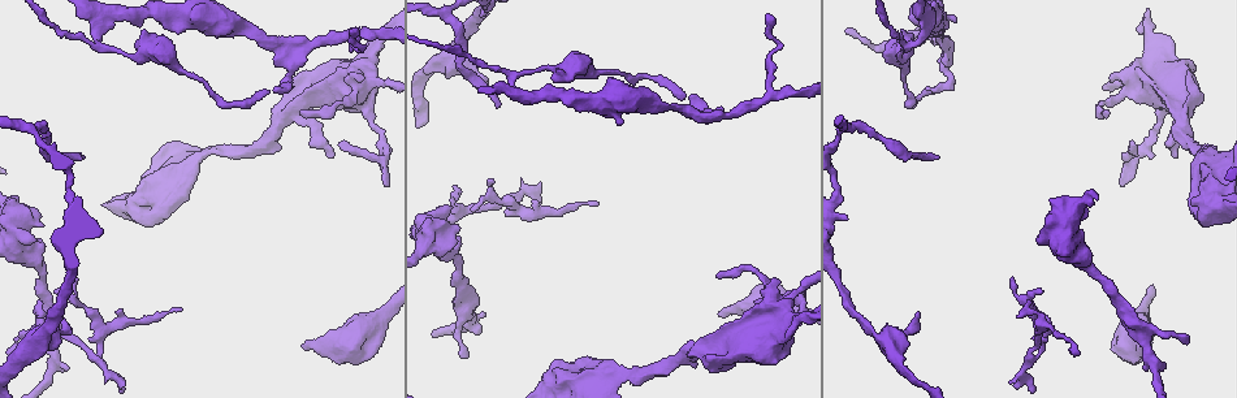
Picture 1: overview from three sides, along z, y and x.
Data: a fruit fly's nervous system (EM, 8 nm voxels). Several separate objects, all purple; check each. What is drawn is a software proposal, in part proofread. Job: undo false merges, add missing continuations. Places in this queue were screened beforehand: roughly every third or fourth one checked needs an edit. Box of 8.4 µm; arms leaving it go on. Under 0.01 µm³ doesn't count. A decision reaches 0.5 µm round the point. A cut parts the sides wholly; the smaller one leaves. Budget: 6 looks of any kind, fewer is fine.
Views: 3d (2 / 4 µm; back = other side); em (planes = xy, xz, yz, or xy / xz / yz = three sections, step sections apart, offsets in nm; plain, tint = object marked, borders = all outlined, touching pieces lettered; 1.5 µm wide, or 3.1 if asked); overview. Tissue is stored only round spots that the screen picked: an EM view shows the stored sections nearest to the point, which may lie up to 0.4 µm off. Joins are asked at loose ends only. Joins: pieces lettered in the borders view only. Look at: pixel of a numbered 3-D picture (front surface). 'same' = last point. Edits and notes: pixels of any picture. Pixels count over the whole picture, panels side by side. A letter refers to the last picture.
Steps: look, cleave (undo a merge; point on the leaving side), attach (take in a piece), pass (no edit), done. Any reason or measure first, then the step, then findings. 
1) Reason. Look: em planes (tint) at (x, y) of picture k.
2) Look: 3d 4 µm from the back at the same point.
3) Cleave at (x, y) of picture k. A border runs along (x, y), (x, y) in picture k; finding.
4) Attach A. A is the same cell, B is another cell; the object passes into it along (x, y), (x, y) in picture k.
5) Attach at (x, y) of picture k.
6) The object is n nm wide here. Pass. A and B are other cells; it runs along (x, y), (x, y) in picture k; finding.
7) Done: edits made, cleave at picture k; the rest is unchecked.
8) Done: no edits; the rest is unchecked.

Tapers out. Look: 3d 2 µm at (456, 189) of picture 1.

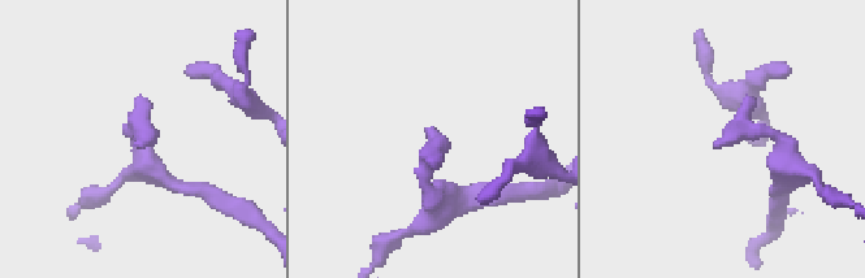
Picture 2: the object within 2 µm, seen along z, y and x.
Look: em yz step 4 (tint) at (137, 147) of picture 2.

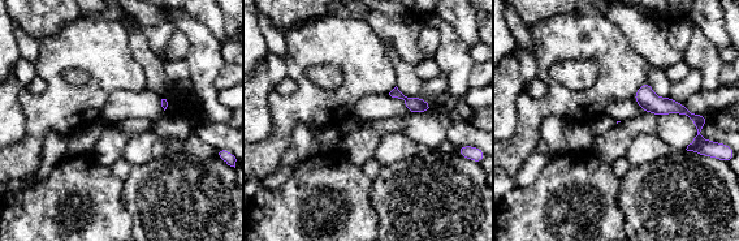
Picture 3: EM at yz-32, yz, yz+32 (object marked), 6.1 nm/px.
Look: em planes (borders) at the same point.

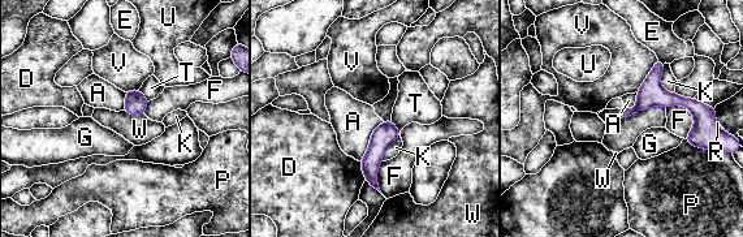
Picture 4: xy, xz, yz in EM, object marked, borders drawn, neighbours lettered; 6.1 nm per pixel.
Pass. A, D, E, F, G, K, P, R, T, U, V and W are other cells; it runs along (703, 110), (647, 99), (625, 112) in picture 4; no lettered piece goes on from it.

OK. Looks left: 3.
An open end. Look: em xy step 8 (tint) at (917, 312) of picture 1.

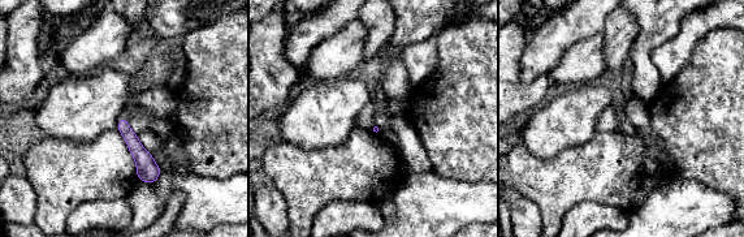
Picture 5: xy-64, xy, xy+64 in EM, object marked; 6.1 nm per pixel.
Another direction. Look: em planes (borders) at the same point.

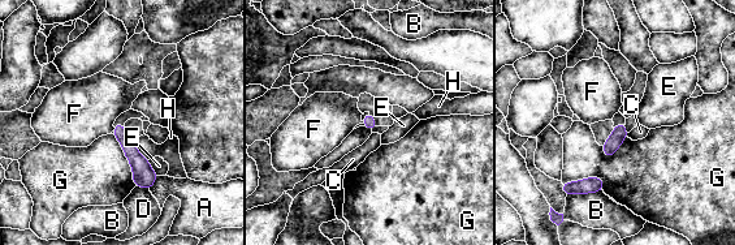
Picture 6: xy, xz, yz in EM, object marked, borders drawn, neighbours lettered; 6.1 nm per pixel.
The object is 80 nm wide here; the longest contact is with G, 280 nm. Pass. A, B, C, D, E, F, G and H are other cells; no lettered piece goes on from it.

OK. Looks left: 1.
An open end. Look: em planes (borders) at (304, 347) of picture 1.

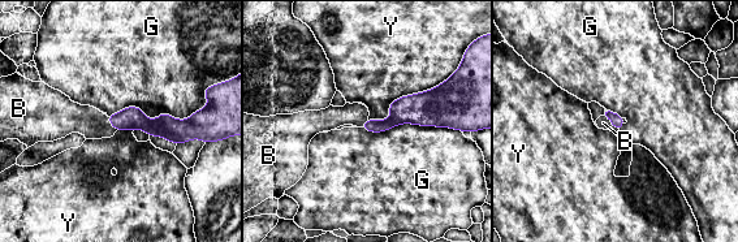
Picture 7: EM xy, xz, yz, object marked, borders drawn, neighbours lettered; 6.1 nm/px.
Attach at (603, 122) of picture 7. B is the same cell, G and Y are other cells; the object passes into it along (616, 120), (611, 122), (603, 122) in picture 7; it goes on there.

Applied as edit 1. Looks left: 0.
Done: edits made, attach at picture 7; the rest is unchecked.

